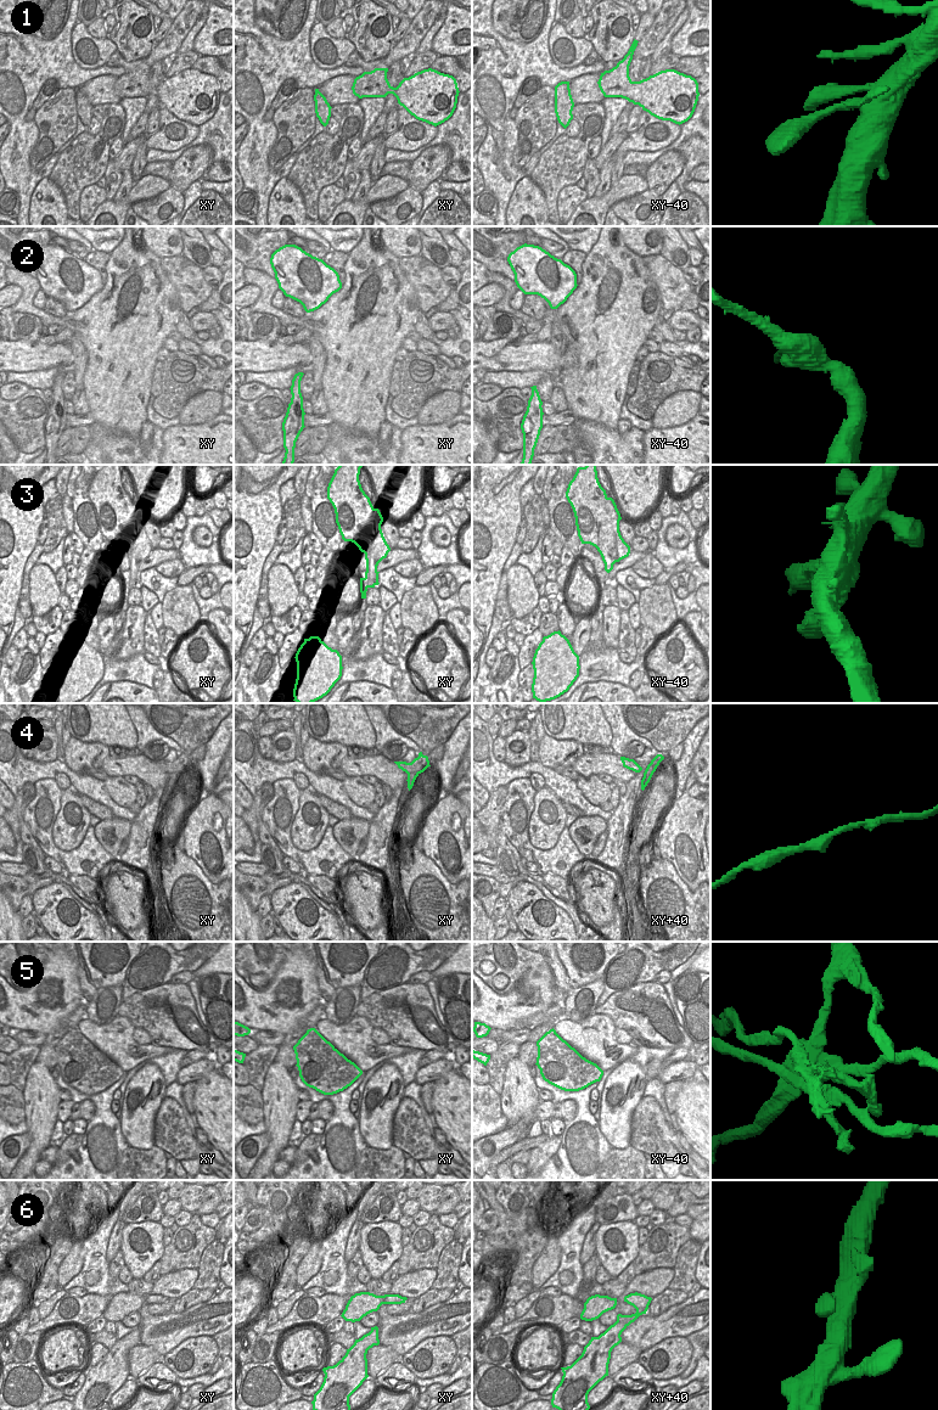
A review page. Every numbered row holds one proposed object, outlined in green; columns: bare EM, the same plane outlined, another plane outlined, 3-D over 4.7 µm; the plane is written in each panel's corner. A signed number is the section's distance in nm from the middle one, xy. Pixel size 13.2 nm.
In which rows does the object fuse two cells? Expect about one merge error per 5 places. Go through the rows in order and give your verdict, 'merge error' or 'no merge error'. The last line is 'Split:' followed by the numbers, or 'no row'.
1: no merge error
2: no merge error
3: no merge error
4: no merge error
5: merge error
6: no merge error
Split: 5

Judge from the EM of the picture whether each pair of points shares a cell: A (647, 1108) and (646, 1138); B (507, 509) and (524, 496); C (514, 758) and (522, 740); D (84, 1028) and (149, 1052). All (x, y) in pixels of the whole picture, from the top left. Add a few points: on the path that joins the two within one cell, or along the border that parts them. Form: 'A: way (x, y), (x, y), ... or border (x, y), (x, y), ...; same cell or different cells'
A: way (647, 1116), (647, 1130); same cell
B: border (532, 478), (520, 492), (521, 509); different cells
C: way (517, 753), (518, 745); same cell
D: way (100, 1035), (113, 1039), (124, 1050), (133, 1050); same cell

